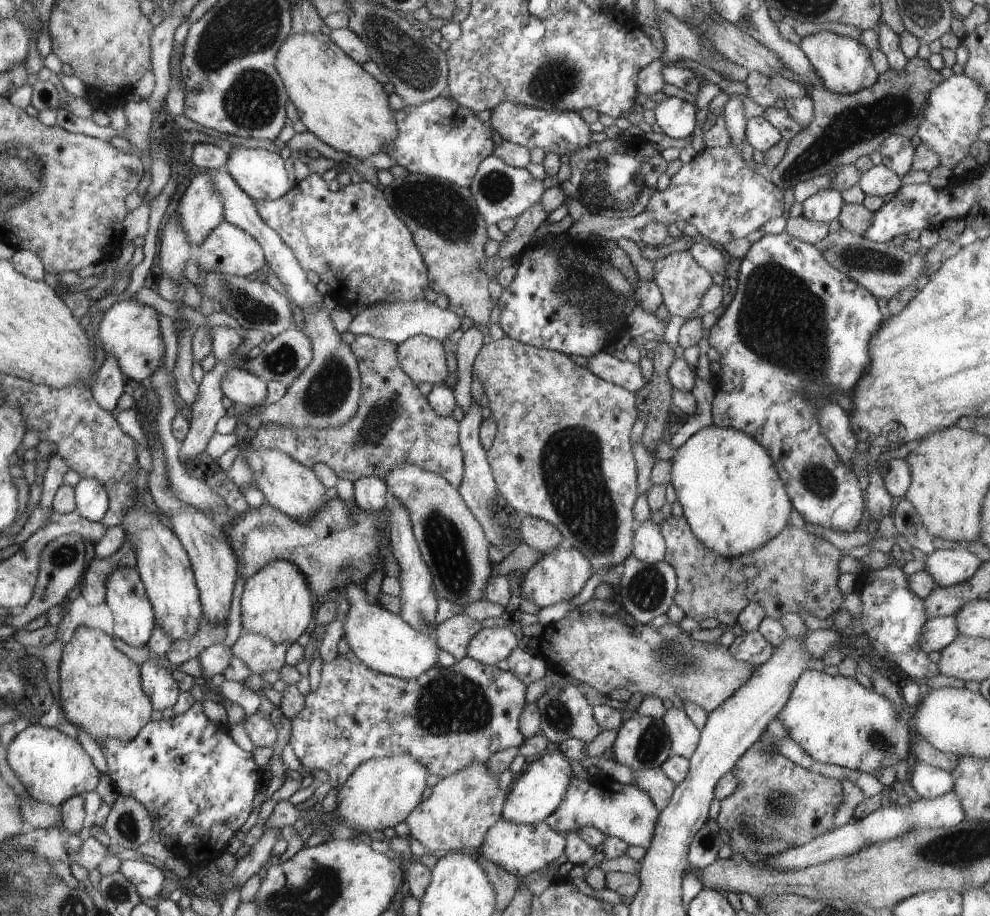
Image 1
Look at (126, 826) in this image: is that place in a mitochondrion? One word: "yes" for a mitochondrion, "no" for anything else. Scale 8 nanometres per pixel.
yes

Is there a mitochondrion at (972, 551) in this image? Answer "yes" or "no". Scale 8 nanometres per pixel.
no

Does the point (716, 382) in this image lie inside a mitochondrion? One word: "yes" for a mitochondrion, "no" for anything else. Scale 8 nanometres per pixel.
no

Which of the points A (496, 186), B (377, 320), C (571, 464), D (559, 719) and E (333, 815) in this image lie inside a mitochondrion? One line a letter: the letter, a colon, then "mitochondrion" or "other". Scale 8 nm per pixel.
A: mitochondrion
B: mitochondrion
C: mitochondrion
D: mitochondrion
E: other

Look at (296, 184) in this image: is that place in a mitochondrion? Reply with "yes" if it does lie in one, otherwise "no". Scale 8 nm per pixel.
no

